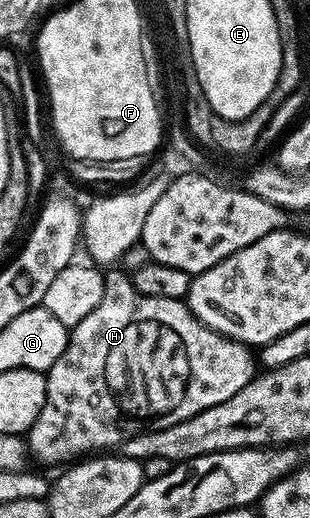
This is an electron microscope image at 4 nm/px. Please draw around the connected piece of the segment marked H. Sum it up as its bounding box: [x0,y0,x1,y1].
[26,268,258,465]

